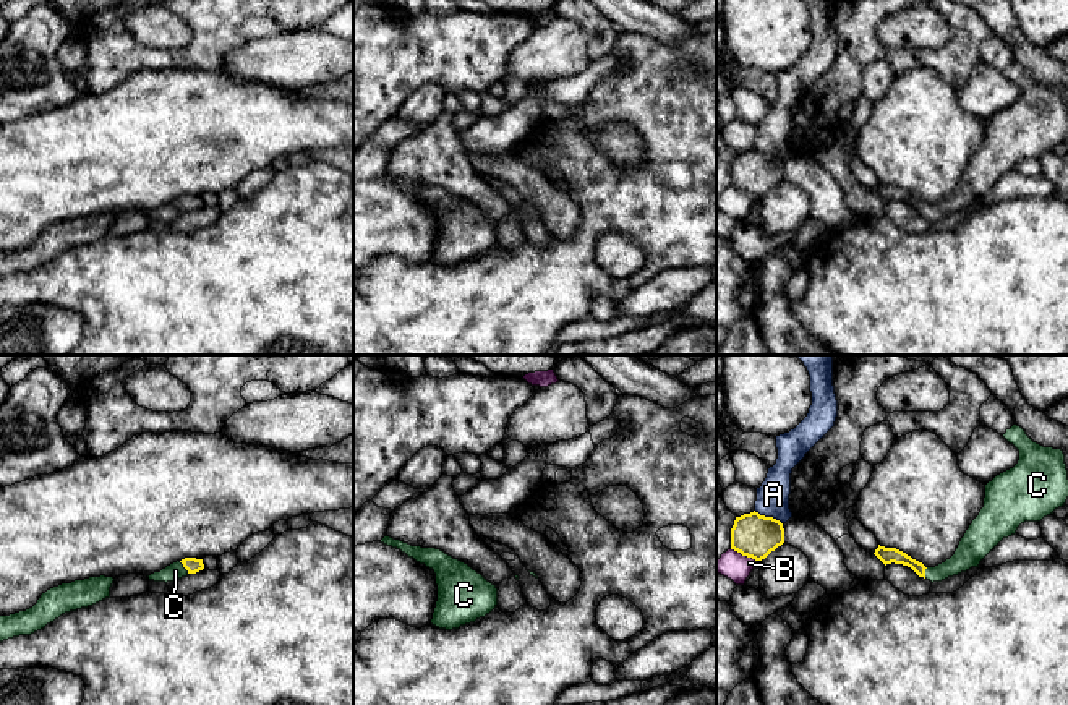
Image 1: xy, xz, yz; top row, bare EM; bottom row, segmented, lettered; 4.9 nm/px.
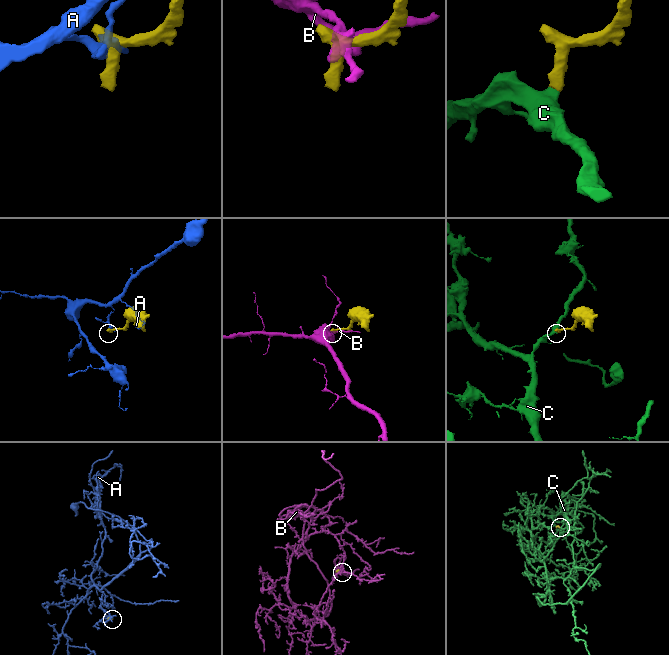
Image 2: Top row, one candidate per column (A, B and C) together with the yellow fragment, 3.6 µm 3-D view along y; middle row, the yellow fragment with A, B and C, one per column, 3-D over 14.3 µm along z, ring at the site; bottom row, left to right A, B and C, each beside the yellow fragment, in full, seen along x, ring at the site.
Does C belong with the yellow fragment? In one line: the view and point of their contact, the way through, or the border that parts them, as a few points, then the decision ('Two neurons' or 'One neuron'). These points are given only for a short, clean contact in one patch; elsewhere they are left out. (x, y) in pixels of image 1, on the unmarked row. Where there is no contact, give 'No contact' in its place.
Touches yellow at xy (183, 203). Path across: xy (192, 201), (183, 203), (175, 208). One neuron

